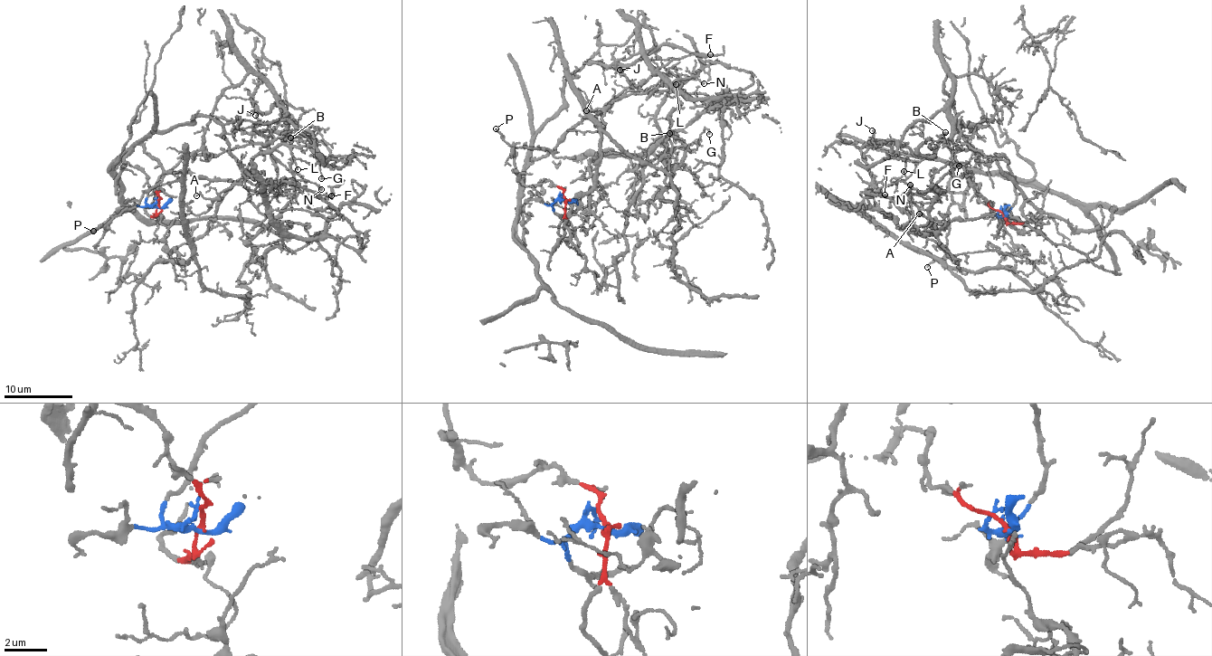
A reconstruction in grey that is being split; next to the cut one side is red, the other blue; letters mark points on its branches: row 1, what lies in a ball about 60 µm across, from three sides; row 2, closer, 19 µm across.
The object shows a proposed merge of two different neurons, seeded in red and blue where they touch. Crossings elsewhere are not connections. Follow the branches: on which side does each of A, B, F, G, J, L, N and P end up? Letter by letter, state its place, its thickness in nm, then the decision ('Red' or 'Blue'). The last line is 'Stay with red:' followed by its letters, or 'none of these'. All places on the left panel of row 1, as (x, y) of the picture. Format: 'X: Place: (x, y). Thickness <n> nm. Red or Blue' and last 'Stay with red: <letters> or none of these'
A: Place: (196, 195). Thickness 160 nm. Red
B: Place: (290, 137). Thickness 130 nm. Blue
F: Place: (331, 195). Thickness 160 nm. Red
G: Place: (321, 178). Thickness 100 nm. Blue
J: Place: (255, 115). Thickness 120 nm. Red
L: Place: (298, 169). Thickness 140 nm. Blue
N: Place: (321, 189). Thickness 150 nm. Red
P: Place: (93, 231). Thickness 120 nm. Red
Stay with red: A, F, J, N, P

